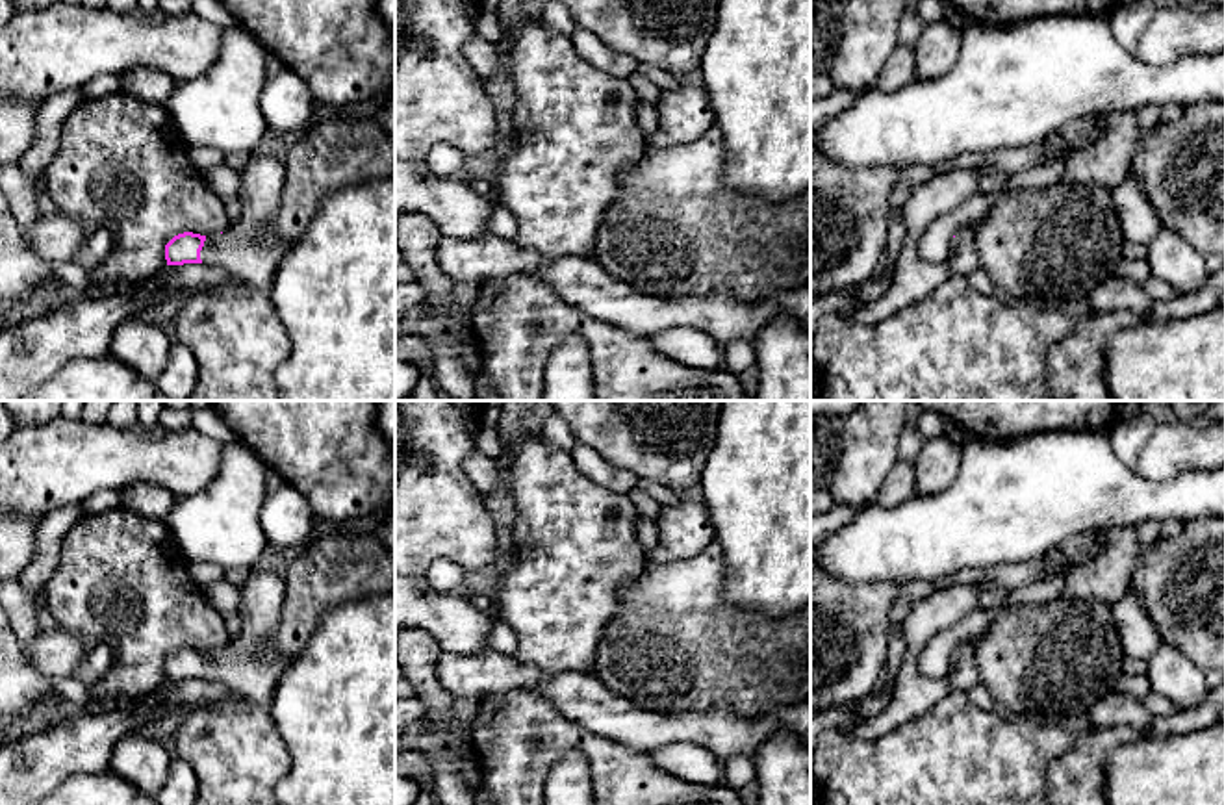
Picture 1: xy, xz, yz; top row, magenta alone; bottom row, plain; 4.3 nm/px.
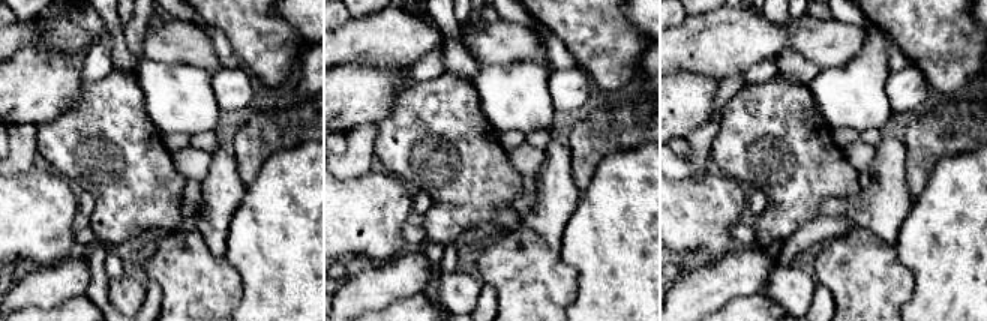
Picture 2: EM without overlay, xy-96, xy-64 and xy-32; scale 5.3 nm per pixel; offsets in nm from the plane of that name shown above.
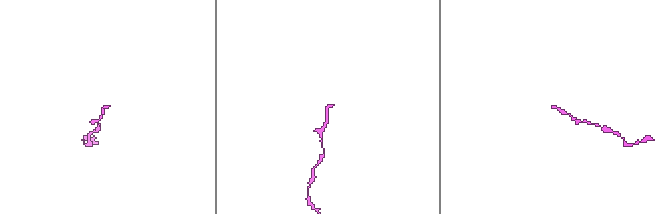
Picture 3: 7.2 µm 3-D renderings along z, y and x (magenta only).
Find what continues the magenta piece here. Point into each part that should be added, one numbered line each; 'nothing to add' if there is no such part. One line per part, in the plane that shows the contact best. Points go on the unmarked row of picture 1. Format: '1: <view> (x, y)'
1: xy (251, 666)

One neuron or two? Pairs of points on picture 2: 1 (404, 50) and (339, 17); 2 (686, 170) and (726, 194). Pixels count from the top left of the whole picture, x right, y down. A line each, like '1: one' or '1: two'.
1: two
2: two

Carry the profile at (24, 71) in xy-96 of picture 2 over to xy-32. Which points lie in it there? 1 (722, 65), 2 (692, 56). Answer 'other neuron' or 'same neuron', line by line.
1: other neuron
2: other neuron

